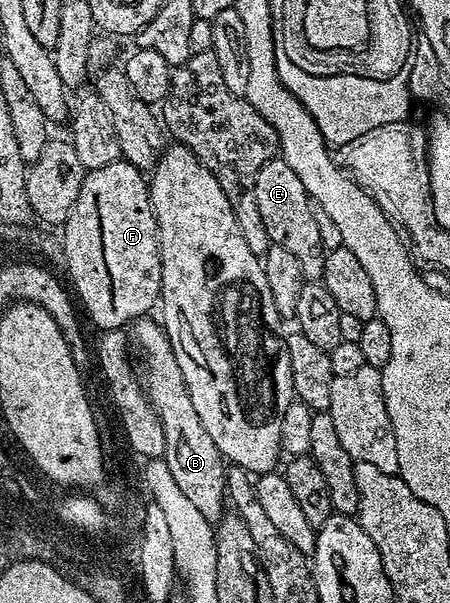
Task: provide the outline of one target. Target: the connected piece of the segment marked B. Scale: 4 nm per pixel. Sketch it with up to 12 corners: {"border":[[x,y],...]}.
{"border":[[128,328],[140,379],[164,426],[165,462],[211,522],[226,470],[192,406],[166,329]]}

